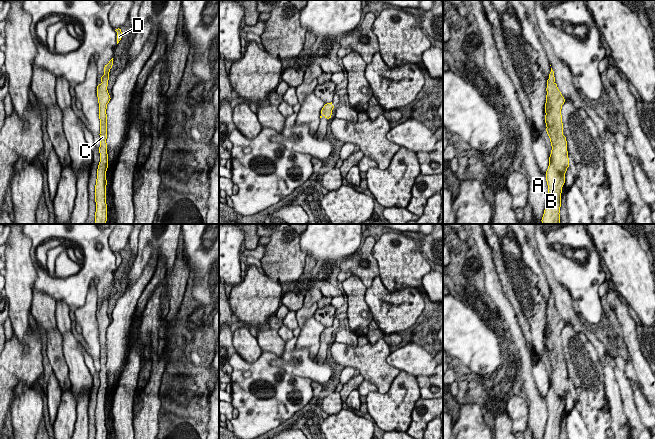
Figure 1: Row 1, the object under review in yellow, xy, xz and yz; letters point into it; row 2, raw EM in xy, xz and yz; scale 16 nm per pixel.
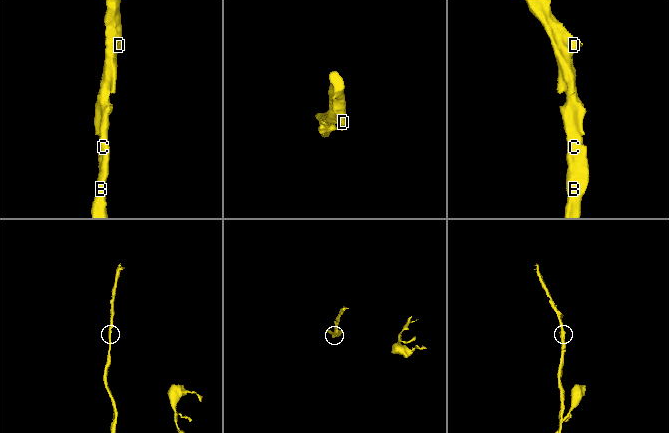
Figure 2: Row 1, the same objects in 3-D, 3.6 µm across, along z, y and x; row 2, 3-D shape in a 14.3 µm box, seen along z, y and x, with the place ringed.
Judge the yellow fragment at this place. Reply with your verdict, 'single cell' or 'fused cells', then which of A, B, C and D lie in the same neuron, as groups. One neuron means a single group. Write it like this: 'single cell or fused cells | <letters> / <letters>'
single cell | A B C D

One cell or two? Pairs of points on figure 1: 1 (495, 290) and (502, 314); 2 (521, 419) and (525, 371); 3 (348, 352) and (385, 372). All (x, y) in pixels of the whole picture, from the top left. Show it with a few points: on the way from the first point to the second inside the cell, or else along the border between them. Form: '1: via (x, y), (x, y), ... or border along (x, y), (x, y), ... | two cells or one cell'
1: via (497, 296), (501, 308) | one cell
2: border along (529, 405), (527, 423) | two cells
3: via (357, 357), (366, 359), (376, 369) | one cell

